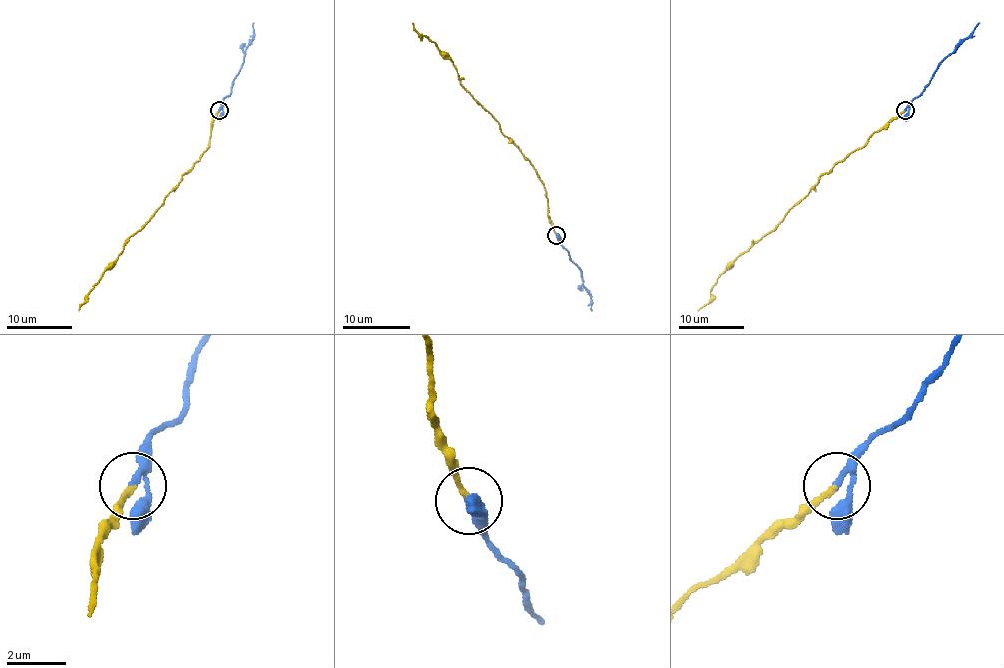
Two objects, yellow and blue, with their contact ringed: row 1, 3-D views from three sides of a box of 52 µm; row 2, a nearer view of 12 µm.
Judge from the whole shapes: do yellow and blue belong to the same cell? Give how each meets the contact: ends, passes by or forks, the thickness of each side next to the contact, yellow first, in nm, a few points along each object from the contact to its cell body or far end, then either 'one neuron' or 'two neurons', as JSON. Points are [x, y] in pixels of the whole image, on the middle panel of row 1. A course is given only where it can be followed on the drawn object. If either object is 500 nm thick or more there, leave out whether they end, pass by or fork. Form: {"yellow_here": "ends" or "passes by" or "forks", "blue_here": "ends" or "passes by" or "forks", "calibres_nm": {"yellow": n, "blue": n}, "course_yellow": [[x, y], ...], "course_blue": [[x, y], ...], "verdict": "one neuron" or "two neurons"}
{"yellow_here": "ends", "blue_here": "passes by", "calibres_nm": {"yellow": 170, "blue": 170}, "course_yellow": [[557, 234], [550, 221], [547, 192], [533, 165], [501, 132], [500, 123], [461, 84], [456, 68], [412, 22]], "course_blue": [[557, 234], [569, 251], [569, 258], [579, 268], [584, 288], [591, 297], [592, 310]], "verdict": "one neuron"}

